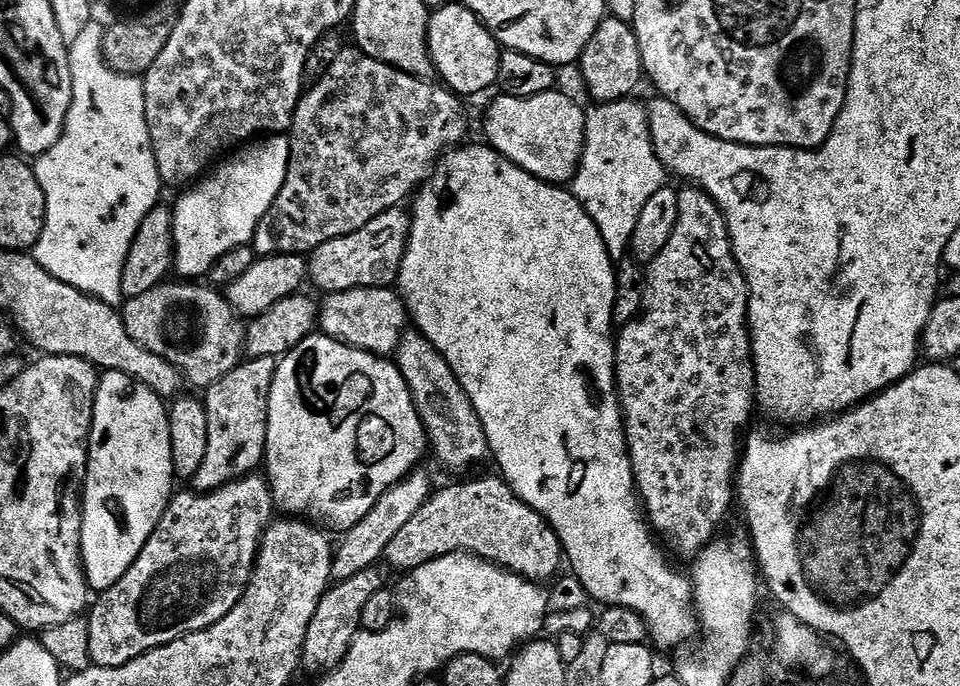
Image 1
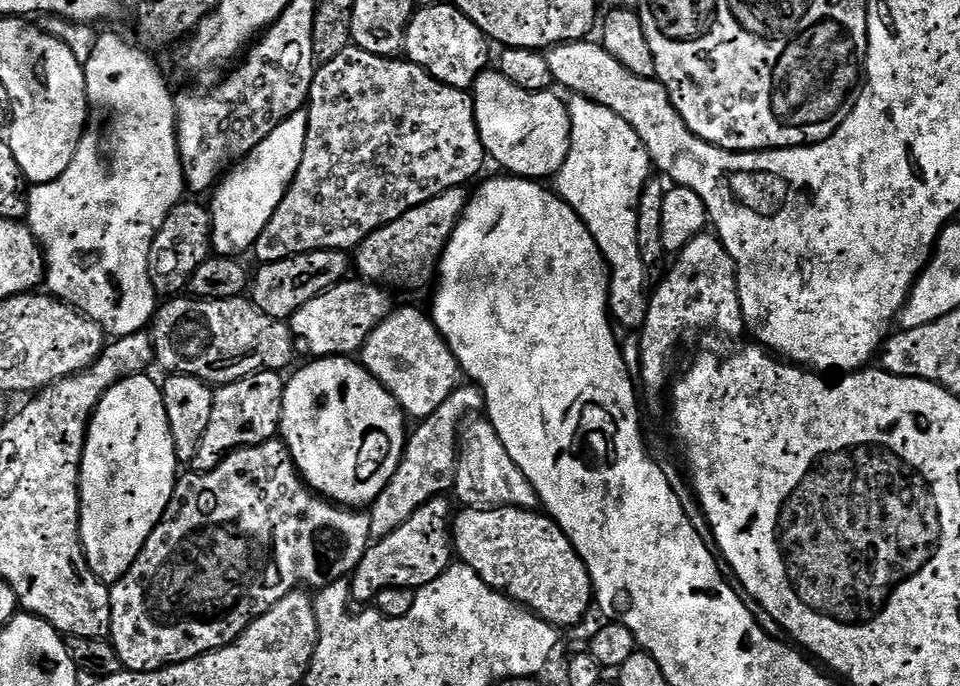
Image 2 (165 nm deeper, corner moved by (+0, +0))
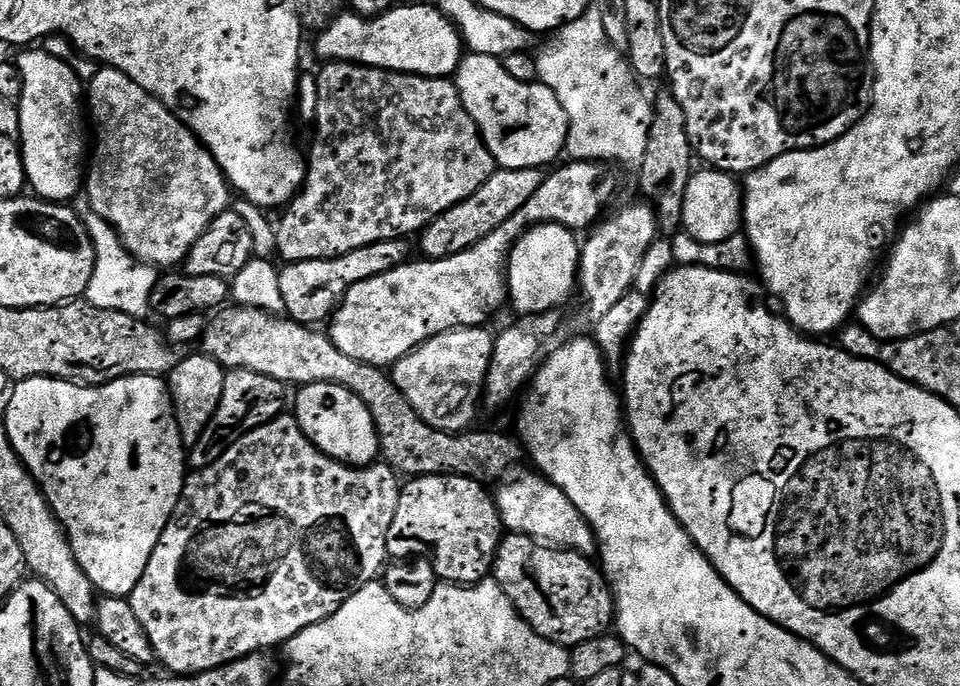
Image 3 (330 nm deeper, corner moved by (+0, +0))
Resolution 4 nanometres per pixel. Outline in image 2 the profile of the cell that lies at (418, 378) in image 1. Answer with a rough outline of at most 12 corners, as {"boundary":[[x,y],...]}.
{"boundary":[[487,418],[463,425],[464,508],[541,507]]}

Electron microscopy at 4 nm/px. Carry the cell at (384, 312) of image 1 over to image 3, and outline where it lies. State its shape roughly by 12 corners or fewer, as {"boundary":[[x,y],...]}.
{"boundary":[[487,327],[455,328],[391,365],[443,432],[473,427],[492,357]]}

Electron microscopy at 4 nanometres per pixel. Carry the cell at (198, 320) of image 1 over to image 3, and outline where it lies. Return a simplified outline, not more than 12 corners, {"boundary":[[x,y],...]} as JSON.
{"boundary":[[225,306],[203,355],[285,386],[337,384],[370,410],[401,477],[499,481],[522,456],[500,432],[430,426],[383,368],[327,331]]}

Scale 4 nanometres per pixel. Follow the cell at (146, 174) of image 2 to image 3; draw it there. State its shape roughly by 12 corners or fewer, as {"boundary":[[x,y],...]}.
{"boundary":[[100,216],[83,217],[96,255],[87,303],[147,317],[158,279]]}

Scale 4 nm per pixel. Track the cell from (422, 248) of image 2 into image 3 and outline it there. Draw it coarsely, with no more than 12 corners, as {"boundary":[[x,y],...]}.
{"boundary":[[500,168],[419,233],[430,260],[458,254],[522,210],[539,168]]}

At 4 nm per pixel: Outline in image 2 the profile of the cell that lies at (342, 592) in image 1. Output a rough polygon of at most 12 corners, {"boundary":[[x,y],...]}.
{"boundary":[[453,501],[369,544],[350,596],[425,588],[454,562]]}

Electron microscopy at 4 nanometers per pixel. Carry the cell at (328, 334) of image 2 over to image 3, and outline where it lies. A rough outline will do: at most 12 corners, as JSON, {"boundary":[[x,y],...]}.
{"boundary":[[561,163],[474,246],[355,284],[326,331],[387,369],[506,304],[538,224],[595,225],[615,167]]}

